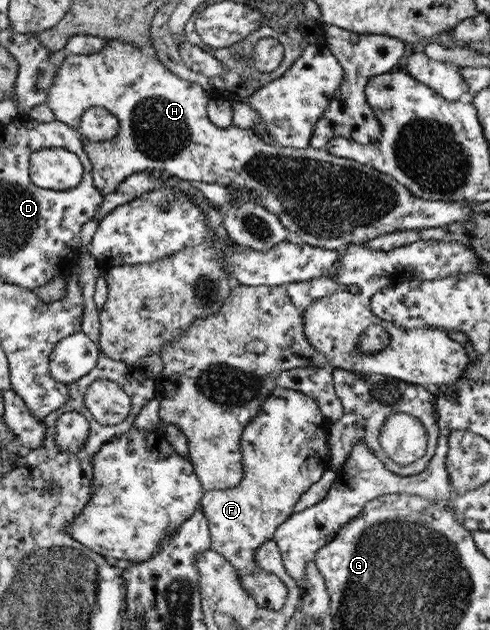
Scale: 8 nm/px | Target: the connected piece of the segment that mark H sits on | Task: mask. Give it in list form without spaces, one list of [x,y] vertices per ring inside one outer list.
[[[110,39],[106,43],[106,47],[98,53],[92,54],[67,54],[62,64],[59,66],[50,88],[48,88],[48,98],[46,98],[45,104],[53,111],[55,119],[57,121],[66,122],[67,125],[77,129],[77,124],[85,115],[85,111],[88,108],[106,108],[110,113],[114,114],[114,117],[118,118],[120,123],[120,129],[117,132],[117,136],[108,141],[100,142],[86,142],[86,153],[89,155],[91,162],[93,163],[93,177],[96,181],[96,185],[101,193],[107,195],[113,193],[118,185],[121,184],[127,177],[130,177],[132,173],[140,173],[144,169],[158,169],[158,171],[168,171],[170,175],[176,175],[180,179],[187,180],[189,182],[203,182],[220,185],[221,187],[233,188],[236,190],[244,191],[249,199],[261,206],[264,206],[267,210],[277,214],[280,218],[282,225],[286,226],[286,229],[290,231],[294,239],[301,243],[308,244],[320,249],[328,249],[330,251],[347,247],[349,244],[360,244],[368,242],[378,236],[391,234],[402,230],[420,230],[426,228],[435,228],[438,226],[450,224],[452,222],[466,222],[466,218],[470,218],[472,214],[472,207],[470,203],[466,202],[442,202],[442,201],[427,201],[415,197],[404,185],[398,184],[395,179],[379,172],[376,169],[372,169],[359,163],[358,161],[352,161],[344,157],[335,157],[334,154],[329,153],[326,148],[315,149],[314,147],[308,147],[303,149],[293,149],[281,147],[280,145],[267,144],[262,138],[254,135],[248,129],[241,129],[240,126],[226,126],[225,129],[216,125],[209,117],[208,107],[209,101],[212,99],[212,92],[208,92],[200,86],[198,83],[190,82],[180,78],[171,72],[160,61],[152,59],[146,54],[140,51],[140,48],[130,45],[130,43],[122,42],[118,39]]]

